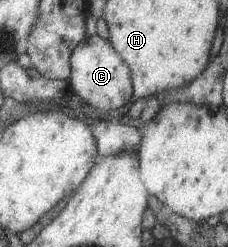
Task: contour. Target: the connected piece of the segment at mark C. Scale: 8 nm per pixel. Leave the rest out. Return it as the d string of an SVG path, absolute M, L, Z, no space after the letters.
M97 34L87 35L71 51L69 64L70 77L67 80L69 91L81 98L84 103L100 111L107 111L131 102L133 92L129 68L113 50L108 40L103 40Z

